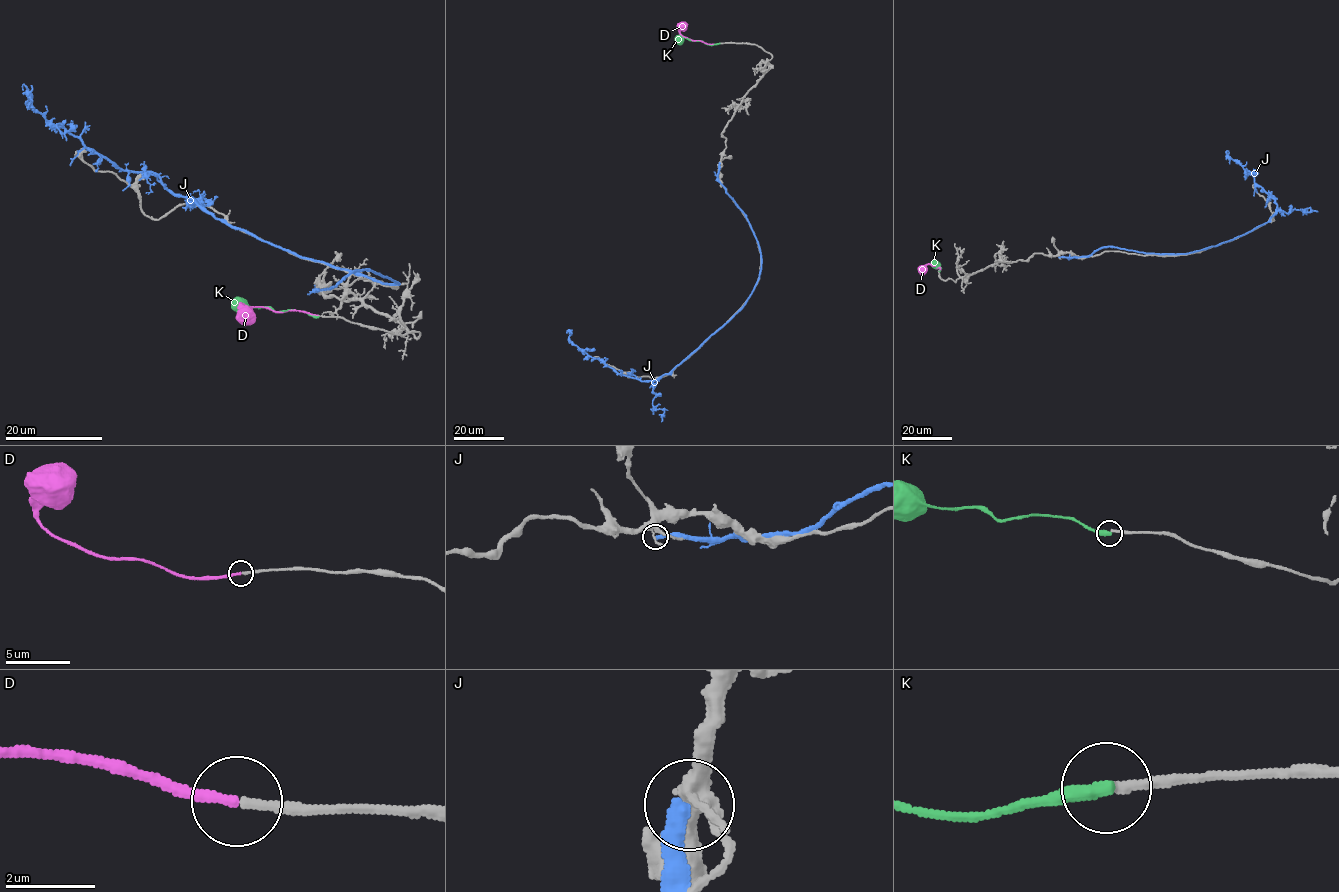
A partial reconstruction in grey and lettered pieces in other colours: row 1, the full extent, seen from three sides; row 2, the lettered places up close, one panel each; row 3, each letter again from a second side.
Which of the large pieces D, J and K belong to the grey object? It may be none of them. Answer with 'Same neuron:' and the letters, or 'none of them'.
Same neuron: D

